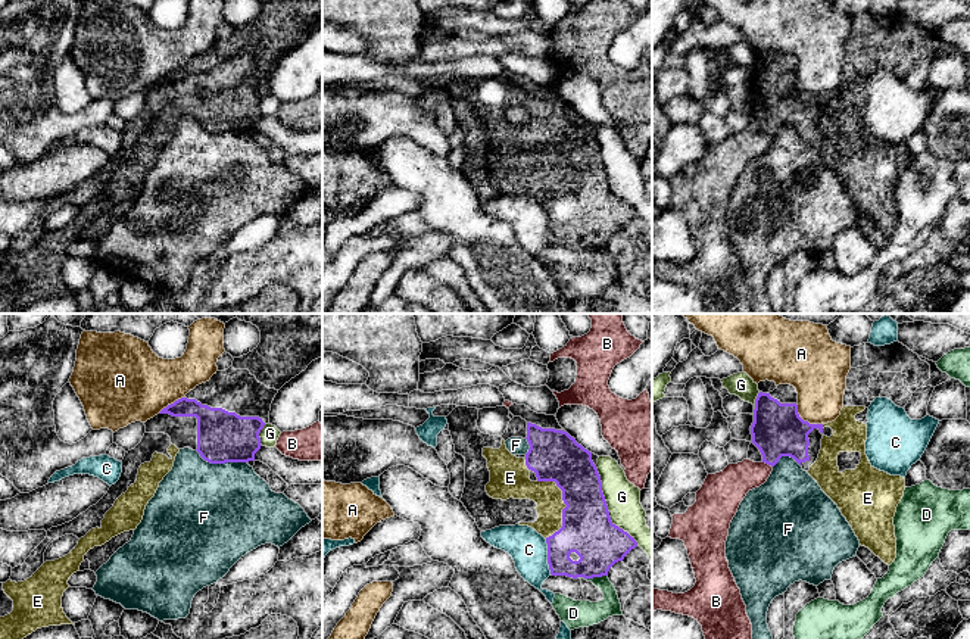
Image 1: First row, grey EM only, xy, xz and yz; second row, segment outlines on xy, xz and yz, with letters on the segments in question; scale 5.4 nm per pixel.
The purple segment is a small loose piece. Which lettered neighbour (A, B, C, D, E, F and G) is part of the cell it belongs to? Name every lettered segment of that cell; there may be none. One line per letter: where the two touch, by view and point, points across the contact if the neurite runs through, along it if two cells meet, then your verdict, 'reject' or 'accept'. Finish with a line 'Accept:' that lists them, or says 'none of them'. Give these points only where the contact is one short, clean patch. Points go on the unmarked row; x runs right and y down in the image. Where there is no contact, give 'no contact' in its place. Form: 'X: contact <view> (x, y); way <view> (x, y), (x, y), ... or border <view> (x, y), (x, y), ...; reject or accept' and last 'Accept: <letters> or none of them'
A: contact yz (805, 92); reject
B: contact yz (767, 133); border yz (763, 131), (772, 137); reject
C: contact xz (548, 227); reject
D: contact xz (593, 246); border xz (607, 245), (580, 248); reject
E: contact xz (564, 173); accept
F: contact xy (221, 133); reject
G: contact xz (607, 177); reject
Accept: E

